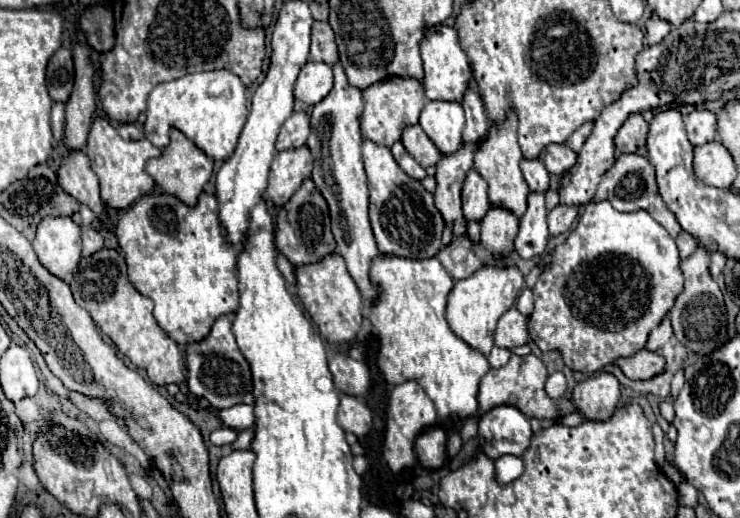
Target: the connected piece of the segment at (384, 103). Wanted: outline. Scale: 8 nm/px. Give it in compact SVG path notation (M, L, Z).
M388 77L380 83L374 83L372 87L366 87L362 91L364 97L364 113L360 115L360 127L362 127L362 137L372 139L378 145L392 147L404 127L418 123L418 115L428 101L424 95L424 87L418 79L400 79L400 77Z

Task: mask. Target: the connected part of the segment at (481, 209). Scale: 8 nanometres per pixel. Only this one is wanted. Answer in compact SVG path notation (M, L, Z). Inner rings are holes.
M472 169L466 175L464 187L462 187L462 211L468 221L480 221L490 209L488 201L488 185L484 177Z

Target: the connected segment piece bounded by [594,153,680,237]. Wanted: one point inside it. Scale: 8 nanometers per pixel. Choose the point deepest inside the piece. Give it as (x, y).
(629, 185)

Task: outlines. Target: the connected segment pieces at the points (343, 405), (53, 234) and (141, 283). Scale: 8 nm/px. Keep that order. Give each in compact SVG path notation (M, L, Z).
M344 393L340 397L336 419L344 431L354 433L356 437L364 437L372 429L372 411L366 407L366 403Z
M44 217L32 245L40 263L52 275L64 279L80 261L80 227L70 217Z
M164 193L144 195L122 213L116 237L126 257L132 285L154 301L156 321L178 345L204 339L220 315L236 311L238 255L222 239L214 195L202 193L196 207L188 207Z

